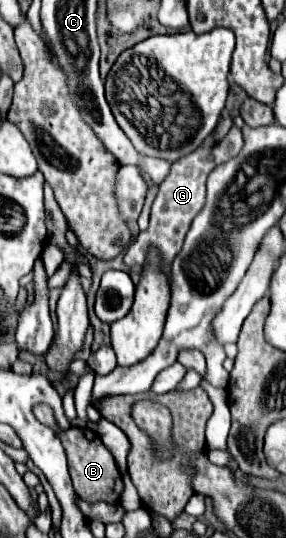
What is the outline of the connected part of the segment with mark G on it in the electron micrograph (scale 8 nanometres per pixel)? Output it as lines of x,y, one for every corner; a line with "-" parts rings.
232,126
230,134
226,134
226,138
220,140
218,144
214,144
214,146
200,146
198,150
194,150
194,154
182,156
180,160
176,160
170,166
170,174
160,184
160,192
158,192
158,196
156,196
156,200
152,204
152,214
150,214
150,226
148,226
148,230
140,232
134,238
134,242
126,248
124,256
122,256
122,262
126,266
132,266
132,264
142,266
148,246
156,246
162,252
162,260
164,260
164,266
166,266
164,270
170,272
170,264
172,264
174,256
182,248
182,242
184,242
186,230
190,228
192,218
204,206
204,200
206,200
206,178
208,178
208,174
218,164
234,158
242,150
242,144
244,144
244,140
242,140
240,128

